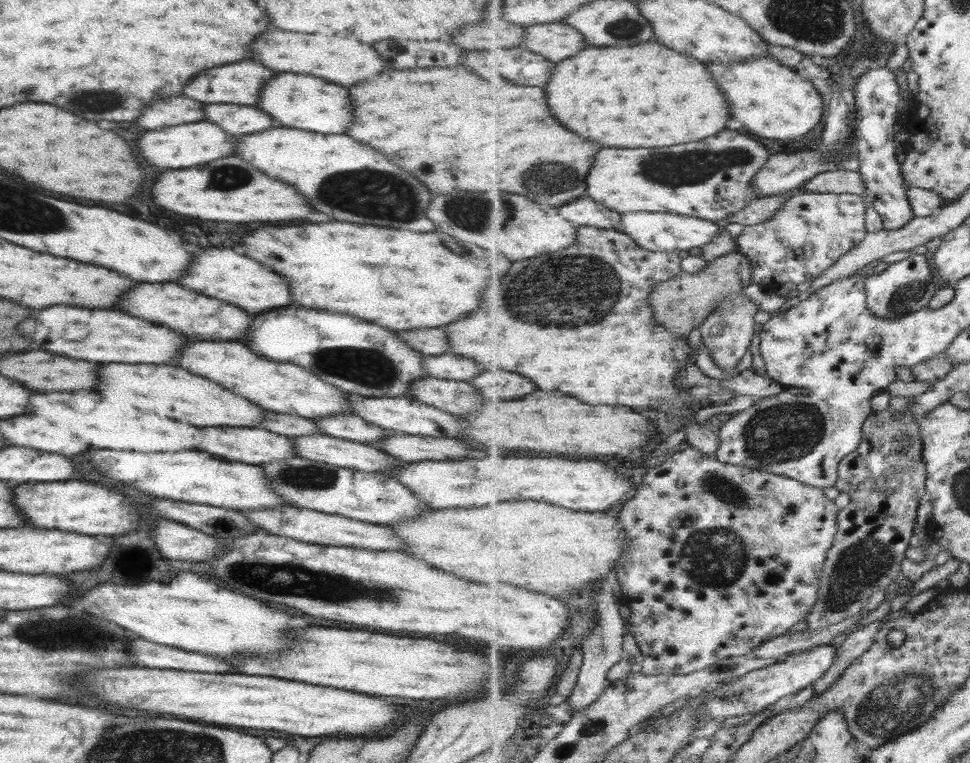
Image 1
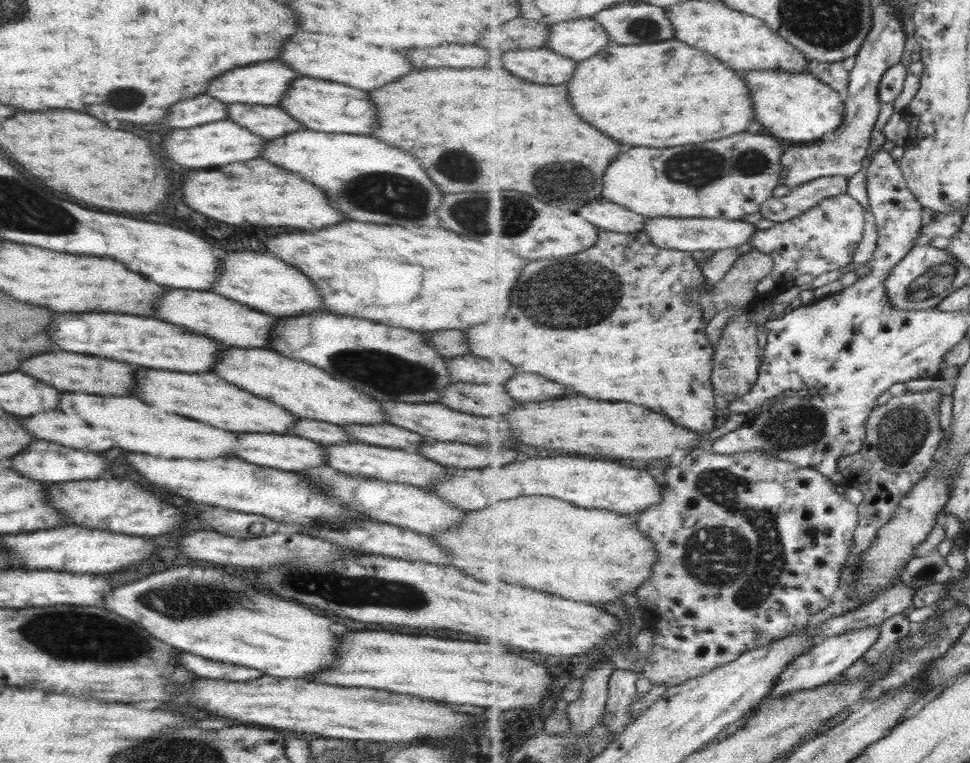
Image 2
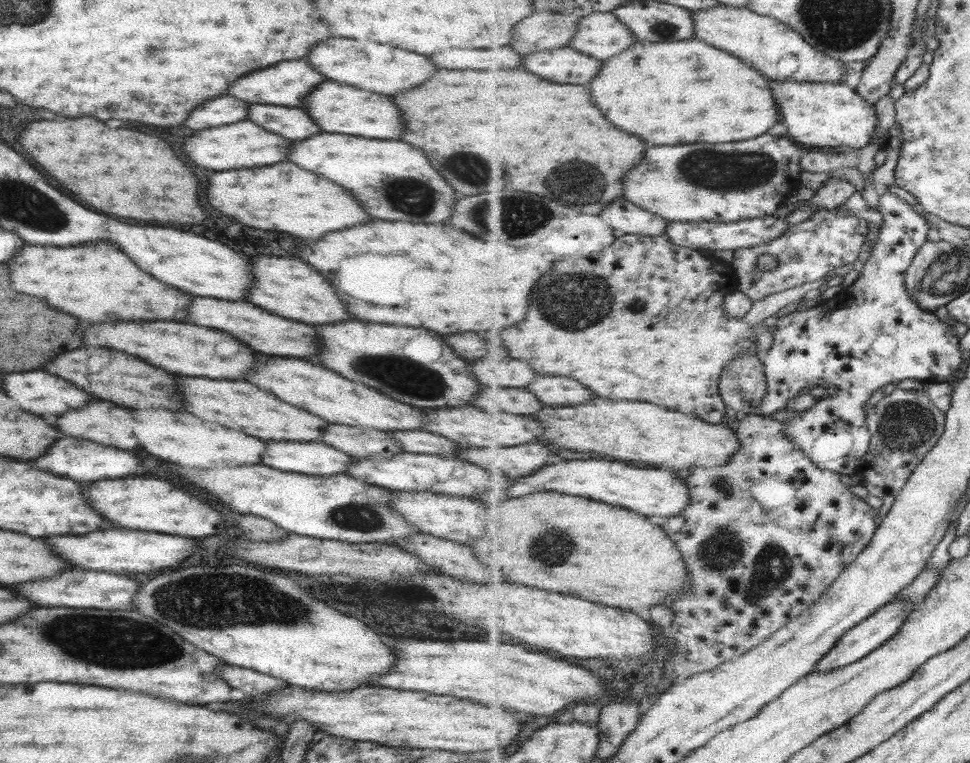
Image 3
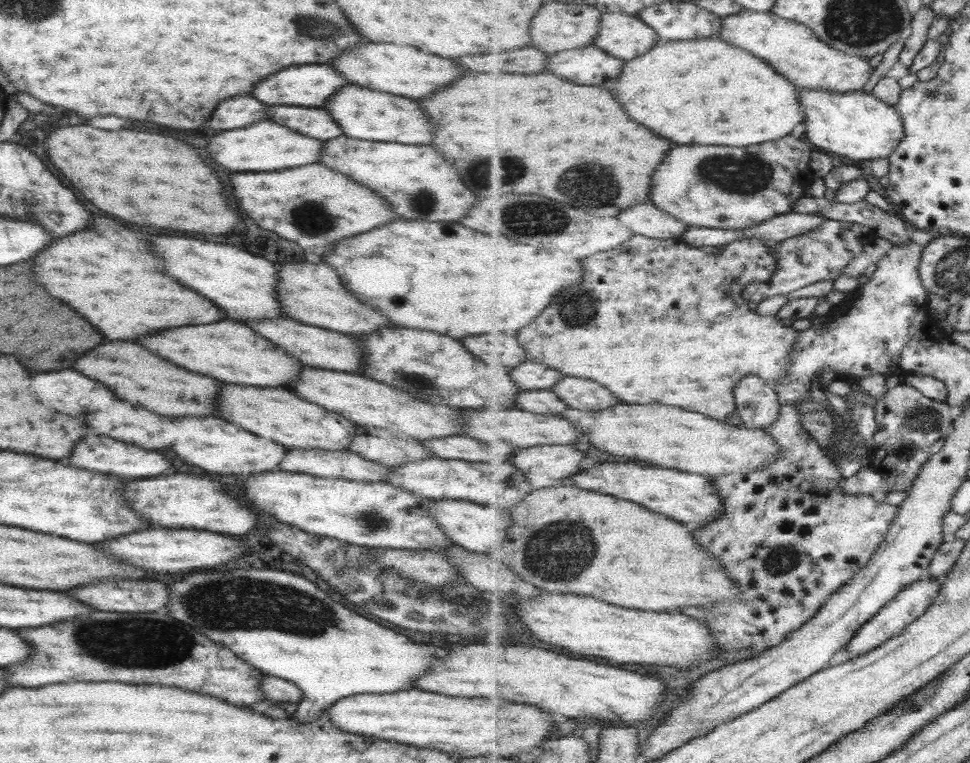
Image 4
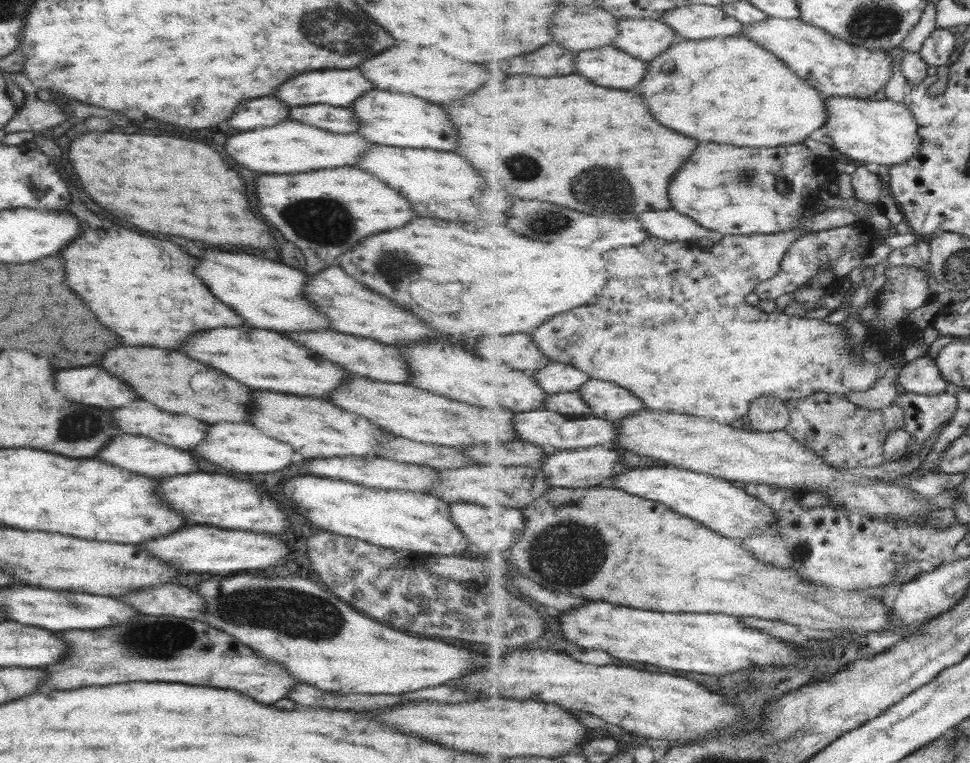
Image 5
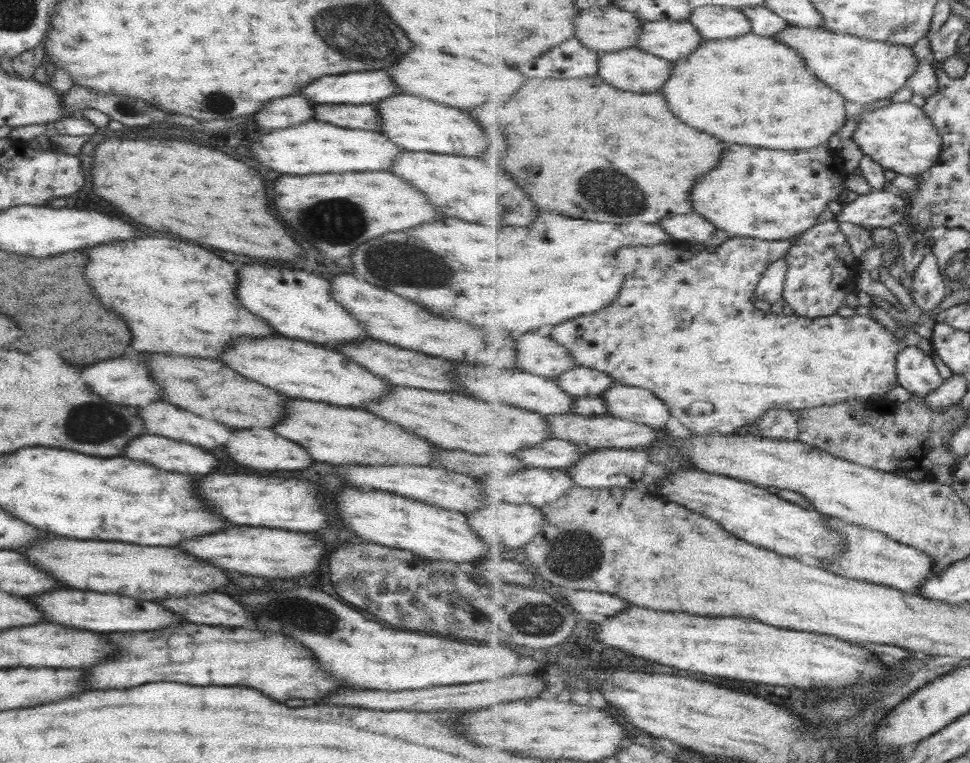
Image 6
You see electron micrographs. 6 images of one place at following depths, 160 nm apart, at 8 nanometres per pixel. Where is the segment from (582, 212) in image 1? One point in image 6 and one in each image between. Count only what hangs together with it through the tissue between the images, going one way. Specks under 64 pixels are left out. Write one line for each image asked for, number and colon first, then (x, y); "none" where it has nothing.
2: (605, 214)
3: (626, 217)
4: (646, 219)
5: (671, 225)
6: (688, 227)

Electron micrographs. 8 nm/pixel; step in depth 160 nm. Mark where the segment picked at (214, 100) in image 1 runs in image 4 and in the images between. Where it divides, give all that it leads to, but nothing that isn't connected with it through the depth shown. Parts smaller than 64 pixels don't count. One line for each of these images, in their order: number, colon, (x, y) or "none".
2: (262, 83)
3: (284, 84)
4: (309, 85)

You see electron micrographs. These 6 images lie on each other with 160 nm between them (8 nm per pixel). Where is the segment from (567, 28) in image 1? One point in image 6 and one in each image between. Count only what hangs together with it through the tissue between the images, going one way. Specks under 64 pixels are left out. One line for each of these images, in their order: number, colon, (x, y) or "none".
2: (580, 39)
3: (602, 35)
4: (625, 36)
5: (646, 39)
6: (672, 40)

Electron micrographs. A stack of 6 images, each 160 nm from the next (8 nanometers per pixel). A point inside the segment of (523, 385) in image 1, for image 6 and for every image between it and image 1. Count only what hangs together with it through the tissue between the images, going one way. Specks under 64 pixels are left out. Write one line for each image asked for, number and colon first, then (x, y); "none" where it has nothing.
2: (524, 387)
3: (558, 391)
4: (579, 393)
5: (608, 400)
6: (627, 402)

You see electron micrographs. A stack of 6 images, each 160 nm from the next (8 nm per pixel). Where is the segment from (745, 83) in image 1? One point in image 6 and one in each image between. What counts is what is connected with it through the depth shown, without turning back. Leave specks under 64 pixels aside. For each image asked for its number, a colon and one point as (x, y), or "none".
2: (799, 107)
3: (825, 115)
4: (859, 126)
5: (876, 132)
6: (901, 137)

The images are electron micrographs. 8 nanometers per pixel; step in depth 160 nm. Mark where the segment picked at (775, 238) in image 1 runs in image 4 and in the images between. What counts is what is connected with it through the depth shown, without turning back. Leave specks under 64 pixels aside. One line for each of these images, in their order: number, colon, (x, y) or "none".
2: (825, 238)
3: (830, 238)
4: (821, 254)

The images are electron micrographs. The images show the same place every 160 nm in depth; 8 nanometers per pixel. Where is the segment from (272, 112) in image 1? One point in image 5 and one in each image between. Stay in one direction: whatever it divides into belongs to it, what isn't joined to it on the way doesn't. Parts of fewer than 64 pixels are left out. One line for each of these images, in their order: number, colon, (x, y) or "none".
2: (325, 107)
3: (338, 109)
4: (361, 114)
5: (390, 119)

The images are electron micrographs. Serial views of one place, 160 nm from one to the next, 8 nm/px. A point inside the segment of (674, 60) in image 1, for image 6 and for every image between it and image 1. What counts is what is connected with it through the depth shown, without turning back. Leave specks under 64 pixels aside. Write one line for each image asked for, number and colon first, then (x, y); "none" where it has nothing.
2: (657, 94)
3: (681, 92)
4: (732, 97)
5: (731, 90)
6: (755, 90)

